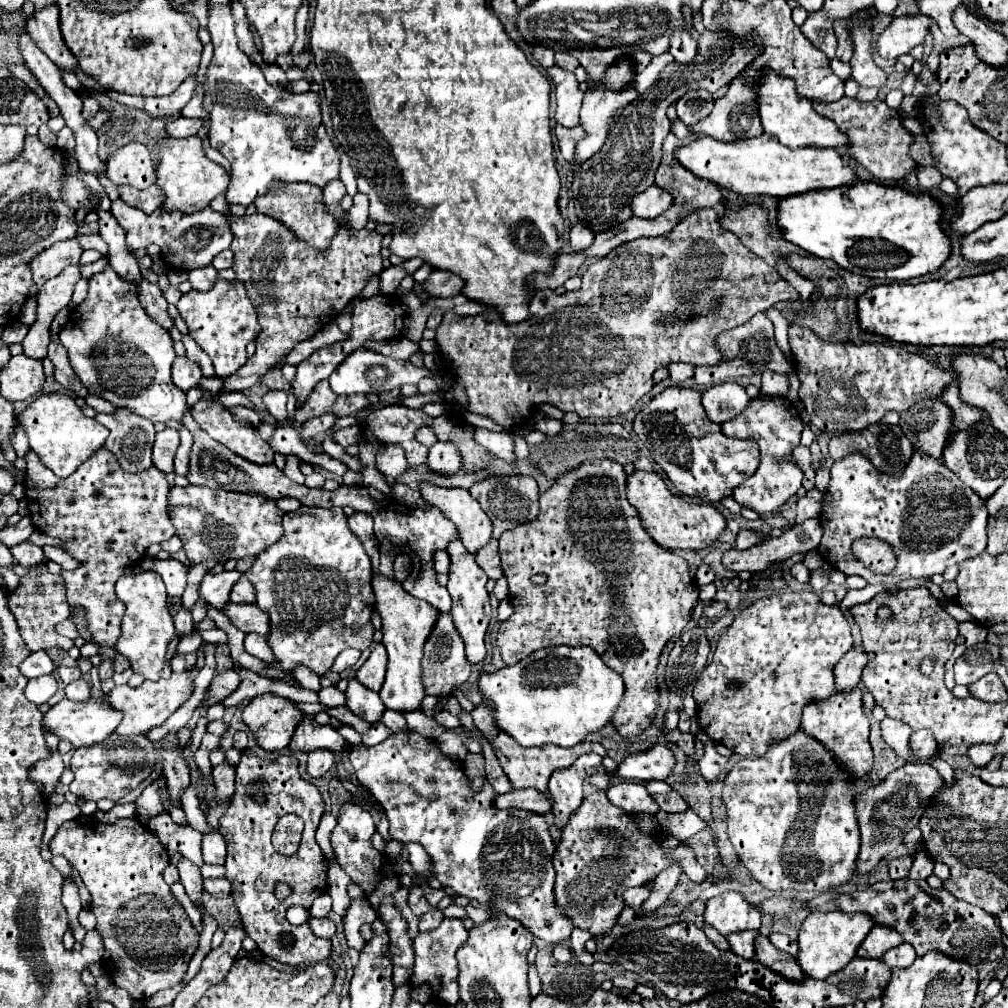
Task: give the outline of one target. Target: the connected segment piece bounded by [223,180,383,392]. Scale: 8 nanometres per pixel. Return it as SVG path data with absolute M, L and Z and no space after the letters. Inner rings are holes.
M331 180L321 190L327 212L337 220L337 232L325 250L317 250L267 214L255 212L251 216L225 216L233 232L233 270L237 280L245 284L263 330L255 340L255 354L239 368L239 372L225 378L223 390L239 392L255 386L255 382L267 374L279 358L289 354L299 342L313 338L321 326L333 318L333 314L339 316L339 312L343 312L343 308L369 284L371 276L379 276L383 272L383 234L367 228L349 228L347 212L339 206L345 196L341 180Z

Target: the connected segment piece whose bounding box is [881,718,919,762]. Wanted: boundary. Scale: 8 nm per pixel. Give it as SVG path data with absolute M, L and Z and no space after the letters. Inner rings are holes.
M885 718L881 722L881 734L883 734L883 740L887 742L889 748L893 748L897 752L897 756L901 756L903 760L907 762L919 762L907 748L907 742L909 742L909 736L911 736L911 728L903 722L895 722L891 718Z

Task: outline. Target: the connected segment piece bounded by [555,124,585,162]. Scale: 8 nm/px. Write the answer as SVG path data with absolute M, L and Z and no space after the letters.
M555 126L555 134L557 134L557 142L559 142L559 148L561 148L561 154L567 162L571 162L573 158L573 150L575 150L575 144L585 138L585 130L581 126L577 128L563 128L563 126Z

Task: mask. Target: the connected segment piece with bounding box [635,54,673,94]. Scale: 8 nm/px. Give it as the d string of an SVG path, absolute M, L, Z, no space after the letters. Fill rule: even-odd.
M671 54L655 56L645 70L641 70L641 72L635 74L635 90L637 90L639 94L643 94L643 92L655 82L655 78L657 78L659 72L663 70L663 66L669 64L669 62L673 62L673 60L671 60Z

